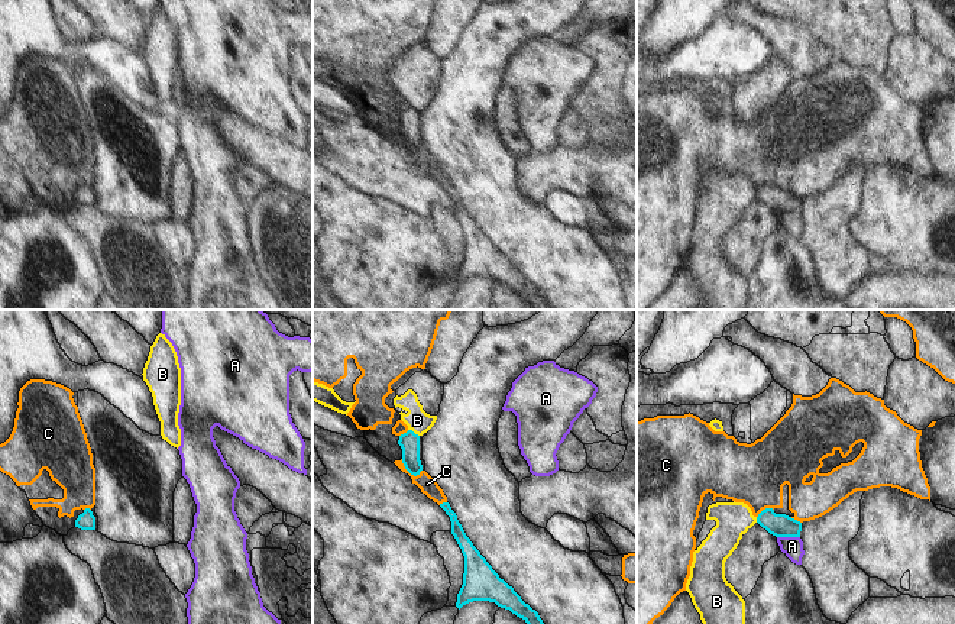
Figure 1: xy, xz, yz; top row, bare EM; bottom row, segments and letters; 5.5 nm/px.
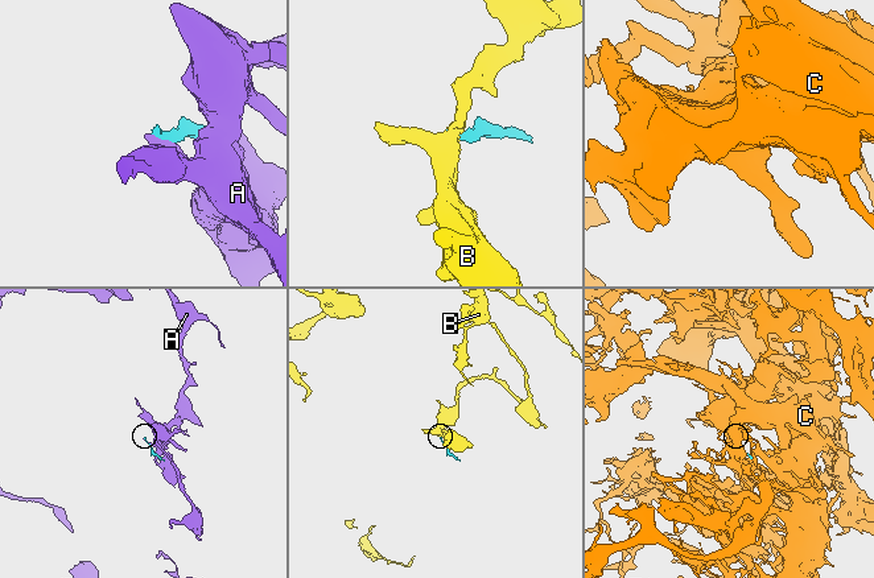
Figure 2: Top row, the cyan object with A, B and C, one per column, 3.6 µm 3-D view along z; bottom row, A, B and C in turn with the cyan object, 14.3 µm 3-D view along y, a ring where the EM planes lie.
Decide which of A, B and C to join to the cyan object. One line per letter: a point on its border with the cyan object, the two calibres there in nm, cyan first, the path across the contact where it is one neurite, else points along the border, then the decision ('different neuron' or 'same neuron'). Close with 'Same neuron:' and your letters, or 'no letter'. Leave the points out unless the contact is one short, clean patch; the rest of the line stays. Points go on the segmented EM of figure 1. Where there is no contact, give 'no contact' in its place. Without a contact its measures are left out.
A: contact yz (789, 536); calibres 130 and 110 nm; border yz (777, 536), (799, 537); different neuron
B: contact xz (413, 432); calibres 110 and 130 nm; border xz (408, 429), (418, 436); different neuron
C: contact xz (408, 471); calibres 110 and 90 nm; different neuron
Same neuron: no letter

